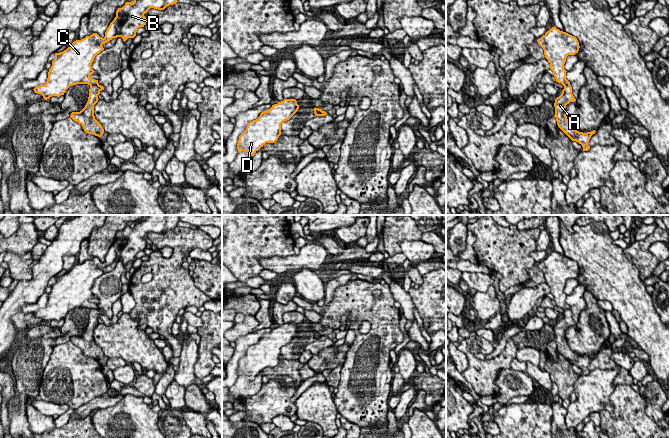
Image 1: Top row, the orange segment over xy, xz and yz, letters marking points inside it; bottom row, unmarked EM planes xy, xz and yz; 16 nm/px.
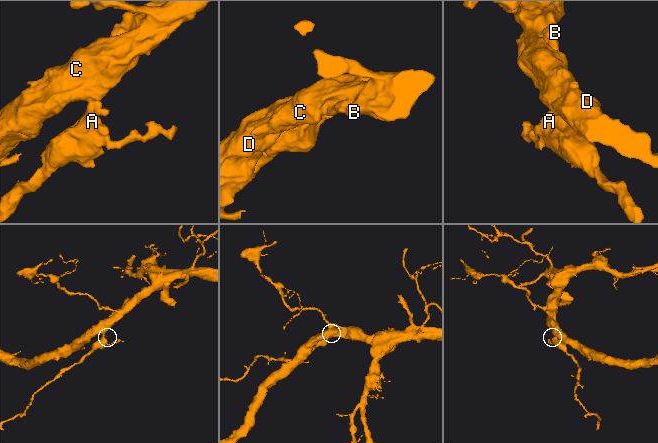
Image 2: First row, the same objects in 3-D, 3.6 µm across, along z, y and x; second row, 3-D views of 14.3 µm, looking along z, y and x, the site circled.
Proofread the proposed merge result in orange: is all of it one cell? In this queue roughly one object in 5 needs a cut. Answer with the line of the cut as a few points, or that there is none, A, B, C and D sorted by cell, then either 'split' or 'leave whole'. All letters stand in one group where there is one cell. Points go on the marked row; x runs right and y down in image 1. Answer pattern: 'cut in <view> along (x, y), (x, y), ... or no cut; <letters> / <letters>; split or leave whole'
cut in xy along (90, 84), (98, 85); A / B C D; split

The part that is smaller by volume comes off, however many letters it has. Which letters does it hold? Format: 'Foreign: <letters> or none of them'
Foreign: A

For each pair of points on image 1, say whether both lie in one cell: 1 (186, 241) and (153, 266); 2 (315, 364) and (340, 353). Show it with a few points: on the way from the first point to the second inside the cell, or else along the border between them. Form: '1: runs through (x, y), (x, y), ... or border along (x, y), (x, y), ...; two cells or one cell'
1: runs through (180, 250), (167, 265), (162, 265); one cell
2: runs through (321, 361), (334, 357); one cell

